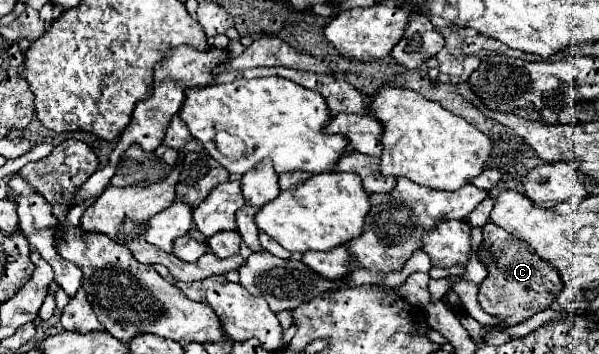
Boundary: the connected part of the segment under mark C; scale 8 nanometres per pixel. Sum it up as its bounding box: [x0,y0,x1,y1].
[479,225,563,327]

